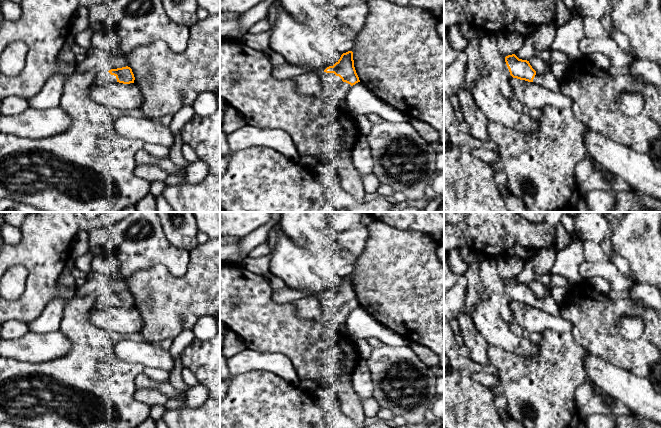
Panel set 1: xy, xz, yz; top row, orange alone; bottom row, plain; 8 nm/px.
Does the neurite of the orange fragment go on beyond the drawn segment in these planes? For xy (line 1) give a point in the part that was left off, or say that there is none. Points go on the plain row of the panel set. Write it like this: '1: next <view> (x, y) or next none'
1: next xy (103, 302)

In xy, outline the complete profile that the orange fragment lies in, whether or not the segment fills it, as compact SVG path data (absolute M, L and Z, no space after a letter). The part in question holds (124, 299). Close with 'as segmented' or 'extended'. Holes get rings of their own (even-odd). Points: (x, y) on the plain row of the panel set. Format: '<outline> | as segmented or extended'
M126 290L109 295L100 295L94 302L92 309L105 310L116 307L130 308L134 307L134 304L135 301L132 293Z | extended

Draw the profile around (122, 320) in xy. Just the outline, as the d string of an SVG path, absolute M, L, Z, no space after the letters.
M116 307L105 310L91 309L89 320L95 326L112 333L140 333L143 327L143 320L135 307Z

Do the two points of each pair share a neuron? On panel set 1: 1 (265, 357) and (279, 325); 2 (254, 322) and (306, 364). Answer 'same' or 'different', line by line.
1: different
2: same

